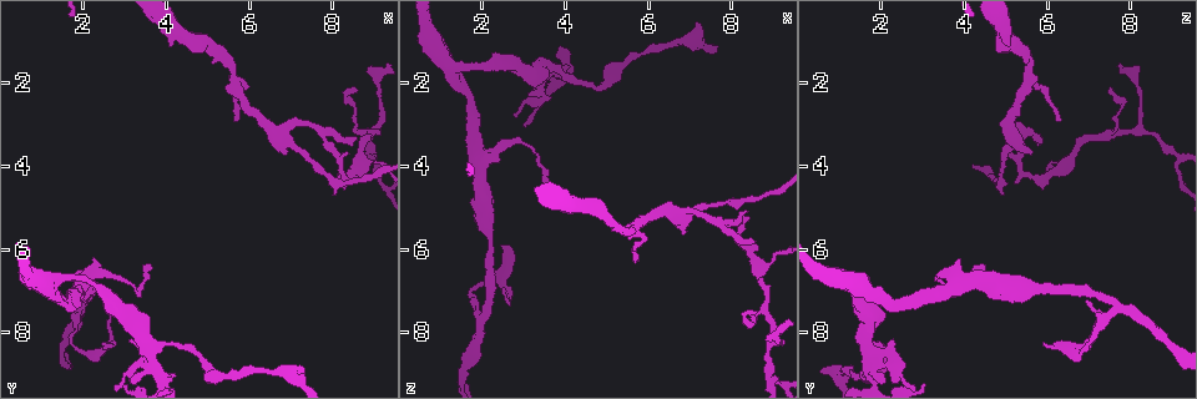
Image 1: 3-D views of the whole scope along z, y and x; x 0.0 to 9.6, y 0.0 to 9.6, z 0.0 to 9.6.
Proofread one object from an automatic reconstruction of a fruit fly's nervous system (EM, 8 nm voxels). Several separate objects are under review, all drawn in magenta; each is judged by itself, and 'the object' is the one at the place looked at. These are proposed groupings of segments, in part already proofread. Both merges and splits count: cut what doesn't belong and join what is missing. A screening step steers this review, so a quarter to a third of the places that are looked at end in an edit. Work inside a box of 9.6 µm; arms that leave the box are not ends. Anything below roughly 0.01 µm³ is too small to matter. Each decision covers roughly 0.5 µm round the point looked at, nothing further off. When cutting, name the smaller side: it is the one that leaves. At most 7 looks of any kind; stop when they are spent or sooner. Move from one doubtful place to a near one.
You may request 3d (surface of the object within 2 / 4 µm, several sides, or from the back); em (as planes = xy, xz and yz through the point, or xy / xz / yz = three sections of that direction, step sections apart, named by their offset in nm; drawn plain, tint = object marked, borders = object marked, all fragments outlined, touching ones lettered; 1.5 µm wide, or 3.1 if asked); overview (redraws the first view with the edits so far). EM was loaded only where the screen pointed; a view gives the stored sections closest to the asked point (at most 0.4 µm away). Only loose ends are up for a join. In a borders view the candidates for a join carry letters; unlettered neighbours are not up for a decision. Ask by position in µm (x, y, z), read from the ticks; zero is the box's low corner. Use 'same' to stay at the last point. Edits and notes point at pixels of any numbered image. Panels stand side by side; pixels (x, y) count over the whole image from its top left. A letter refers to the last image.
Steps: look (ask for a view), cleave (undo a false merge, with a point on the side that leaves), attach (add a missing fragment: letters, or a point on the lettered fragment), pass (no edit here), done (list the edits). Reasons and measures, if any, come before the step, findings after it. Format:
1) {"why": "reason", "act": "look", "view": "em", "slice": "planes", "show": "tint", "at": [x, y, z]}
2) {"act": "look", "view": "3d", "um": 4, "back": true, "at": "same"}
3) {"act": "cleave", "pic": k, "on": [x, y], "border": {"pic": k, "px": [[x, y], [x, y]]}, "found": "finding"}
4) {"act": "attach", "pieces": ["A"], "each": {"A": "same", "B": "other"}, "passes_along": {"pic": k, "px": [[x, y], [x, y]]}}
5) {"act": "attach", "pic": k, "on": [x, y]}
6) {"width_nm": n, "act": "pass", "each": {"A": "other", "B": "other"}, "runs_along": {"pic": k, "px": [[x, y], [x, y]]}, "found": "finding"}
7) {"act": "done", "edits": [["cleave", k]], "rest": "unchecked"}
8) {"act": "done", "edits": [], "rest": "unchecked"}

{"why": "abrupt turn", "act": "look", "view": "3d", "um": 4, "at": [8.20, 4.15, 5.35]}

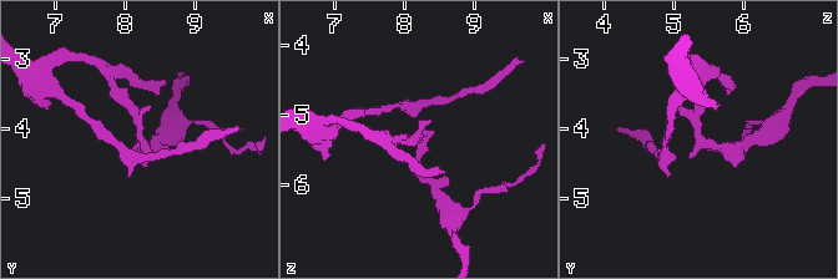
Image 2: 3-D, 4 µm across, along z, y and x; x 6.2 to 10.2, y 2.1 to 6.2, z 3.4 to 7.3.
{"why": "shape alone is not enough", "act": "look", "view": "em", "slice": "planes", "show": "borders", "at": [8.20, 4.10, 5.35]}

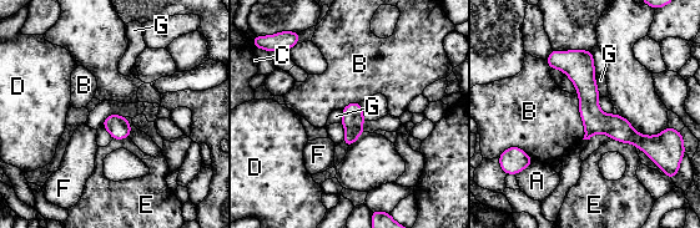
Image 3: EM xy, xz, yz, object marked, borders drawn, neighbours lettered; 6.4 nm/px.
{"act": "pass", "each": {"A": "other", "B": "other", "C": "other", "D": "other", "E": "other", "F": "other", "G": "other"}, "runs_along": {"pic": 3, "px": [[552, 56], [584, 81], [605, 123], [653, 150]]}, "found": "continuous, no second neuron"}

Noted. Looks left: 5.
{"why": "narrows sharply", "act": "look", "view": "em", "slice": "planes", "show": "borders", "at": [8.50, 2.60, 7.70]}

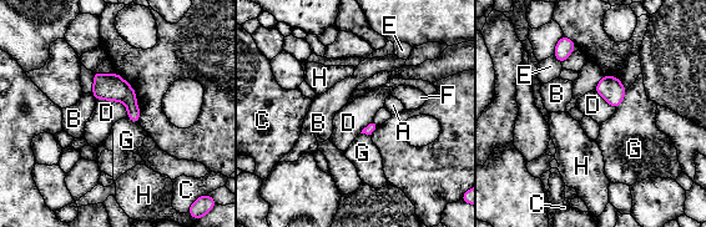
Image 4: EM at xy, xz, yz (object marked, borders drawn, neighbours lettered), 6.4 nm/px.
{"act": "pass", "each": {"A": "other", "B": "other", "C": "other", "D": "other", "E": "other", "F": "other", "G": "other", "H": "other"}, "found": "one neuron here"}

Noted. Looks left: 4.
{"act": "look", "view": "3d", "um": 2, "at": [4.85, 8.70, 2.15]}

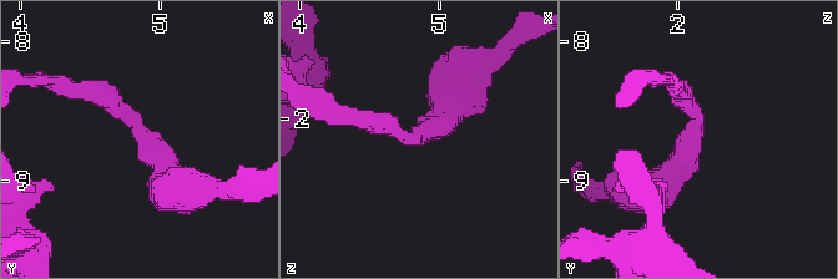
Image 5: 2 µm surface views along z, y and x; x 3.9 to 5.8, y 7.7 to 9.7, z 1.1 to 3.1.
{"act": "look", "view": "em", "slice": "yz", "step": 8, "show": "tint", "at": [4.88, 8.66, 2.14]}

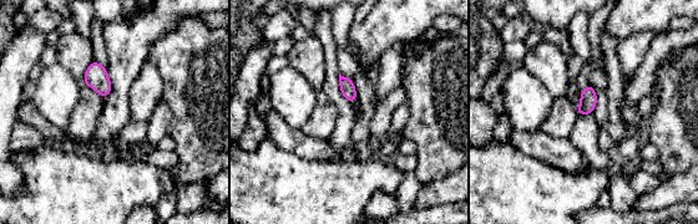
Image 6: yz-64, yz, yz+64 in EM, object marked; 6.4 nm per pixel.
{"why": "cut it another way", "act": "look", "view": "em", "slice": "planes", "show": "borders", "at": "same"}

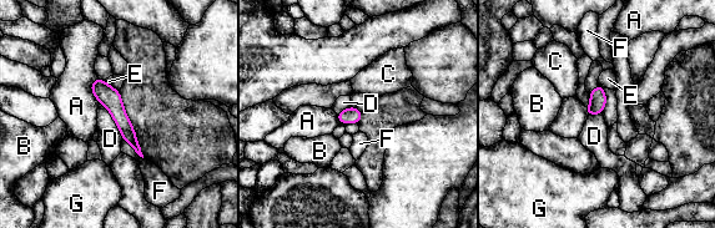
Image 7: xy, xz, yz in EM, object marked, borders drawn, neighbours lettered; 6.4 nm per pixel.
{"act": "pass", "each": {"A": "other", "B": "other", "C": "other", "D": "other", "E": "other", "F": "other", "G": "other"}, "runs_along": {"pic": 7, "px": [[97, 82], [112, 101], [136, 147]]}, "found": "one neuron here"}

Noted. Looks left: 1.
{"act": "done", "edits": [], "rest": "unchecked"}

